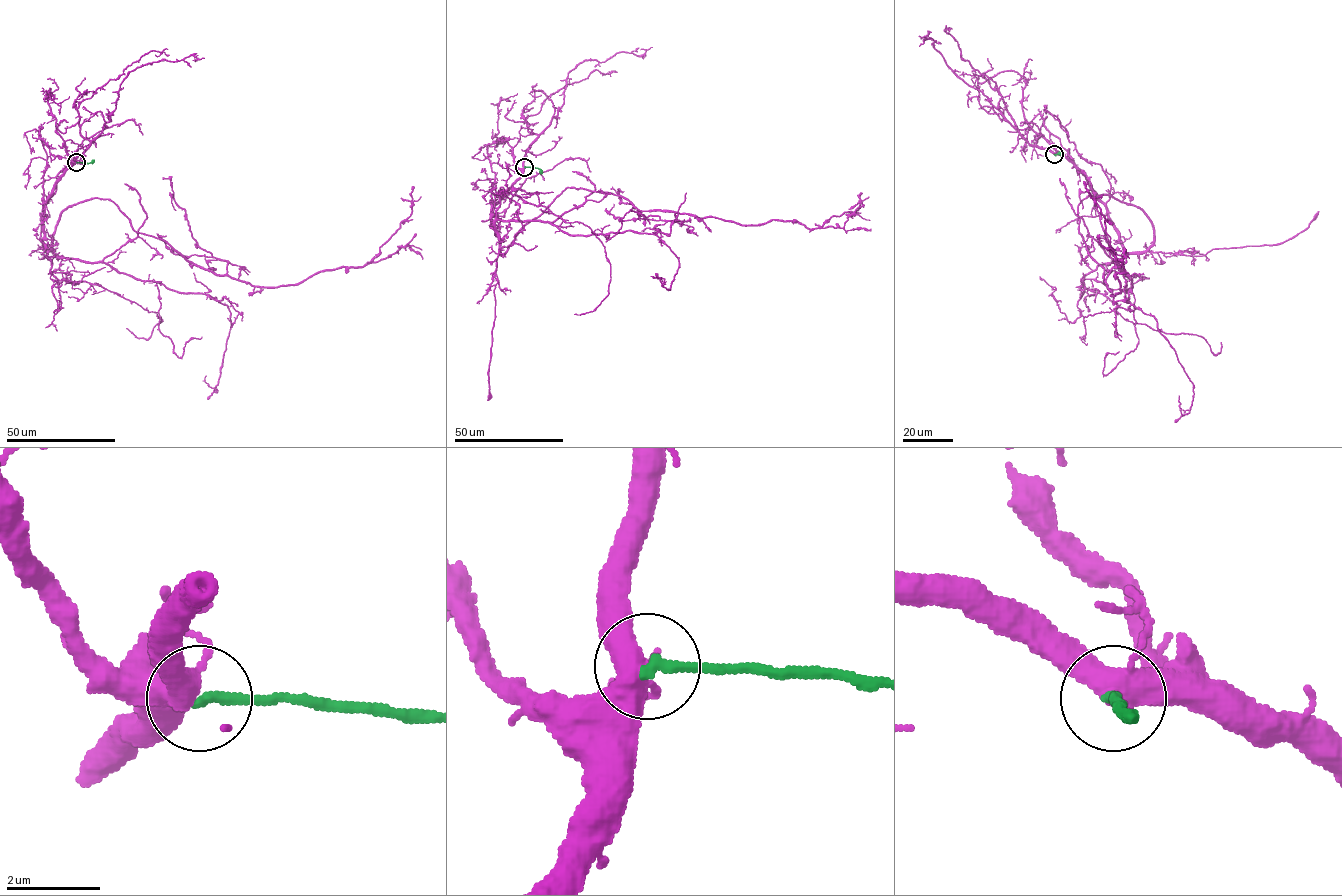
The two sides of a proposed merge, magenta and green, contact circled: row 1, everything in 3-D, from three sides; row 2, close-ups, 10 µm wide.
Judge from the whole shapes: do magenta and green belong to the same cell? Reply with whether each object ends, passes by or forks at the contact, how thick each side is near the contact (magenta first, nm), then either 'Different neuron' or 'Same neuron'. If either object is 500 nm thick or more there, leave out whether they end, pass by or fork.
At the ring magenta forks. At the ring green ends. Thickness 400 nm (magenta) against 240 nm. Different neuron

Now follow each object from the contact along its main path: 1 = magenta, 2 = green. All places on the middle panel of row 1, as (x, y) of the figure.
1: (524, 167), (492, 209), (501, 254), (566, 187), (619, 195), (640, 210), (810, 229), (855, 212), (862, 192)
2: (524, 167), (537, 168), (541, 174)

